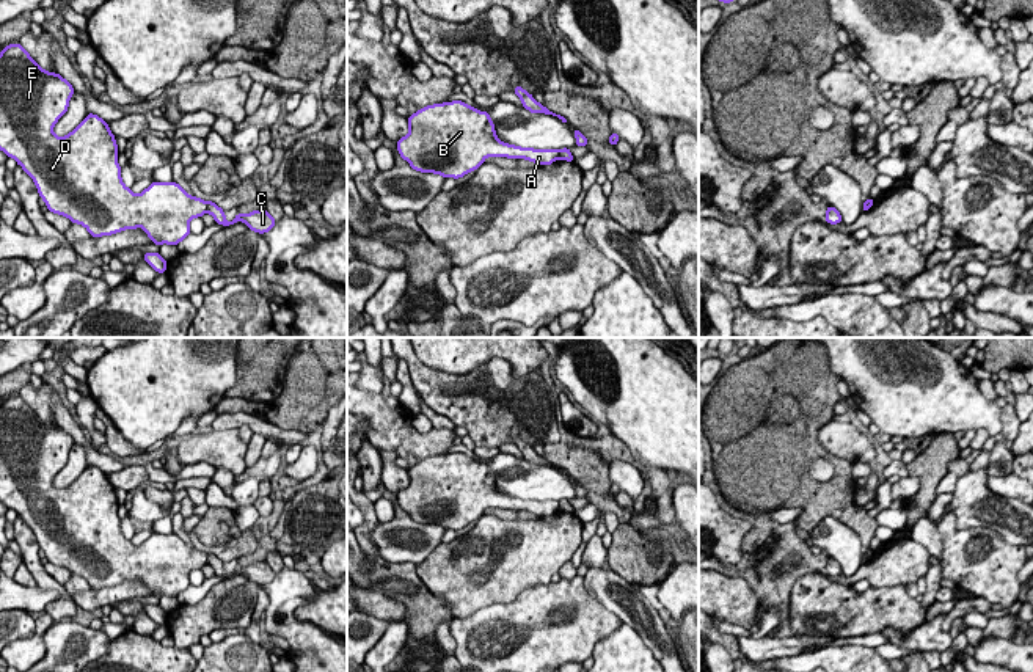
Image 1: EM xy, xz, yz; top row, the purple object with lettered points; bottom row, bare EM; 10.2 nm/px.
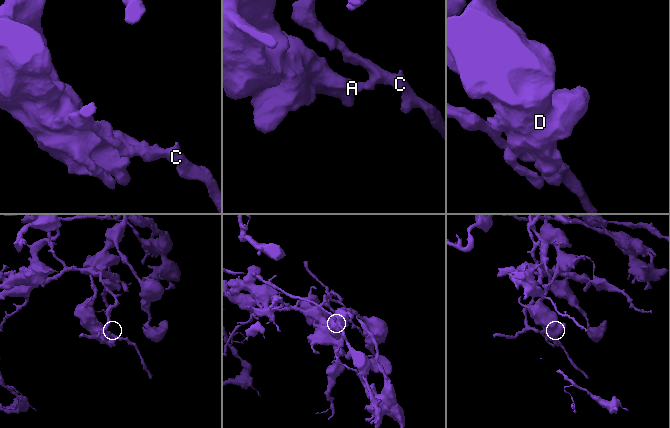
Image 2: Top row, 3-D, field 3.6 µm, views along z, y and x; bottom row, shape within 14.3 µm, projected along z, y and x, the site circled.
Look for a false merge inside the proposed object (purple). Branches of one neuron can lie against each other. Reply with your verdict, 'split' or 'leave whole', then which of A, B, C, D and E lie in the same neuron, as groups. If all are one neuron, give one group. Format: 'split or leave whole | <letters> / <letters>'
split | A B D E / C

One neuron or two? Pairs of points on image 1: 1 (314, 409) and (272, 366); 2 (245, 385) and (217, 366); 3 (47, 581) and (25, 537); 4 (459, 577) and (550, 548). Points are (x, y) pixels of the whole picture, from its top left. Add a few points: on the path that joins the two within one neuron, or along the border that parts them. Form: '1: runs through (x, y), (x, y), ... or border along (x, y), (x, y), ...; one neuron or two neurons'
1: border along (292, 354), (283, 390), (270, 402); two neurons
2: border along (237, 354), (237, 380), (223, 394); two neurons
3: runs through (36, 570), (29, 548); one neuron
4: runs through (481, 586), (515, 555), (528, 553); one neuron

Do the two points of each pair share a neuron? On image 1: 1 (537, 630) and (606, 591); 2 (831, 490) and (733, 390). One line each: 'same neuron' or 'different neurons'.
1: different neurons
2: same neuron

